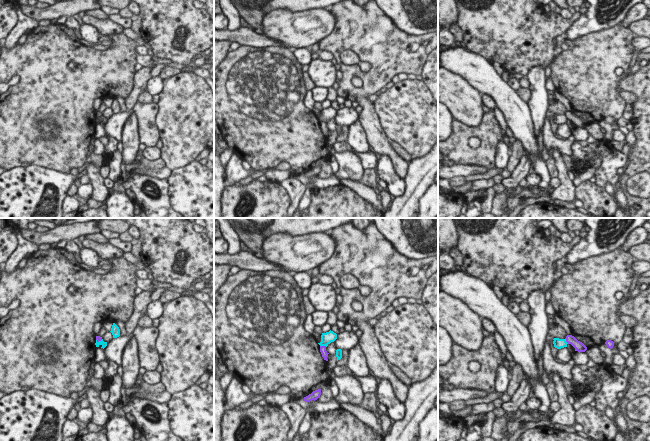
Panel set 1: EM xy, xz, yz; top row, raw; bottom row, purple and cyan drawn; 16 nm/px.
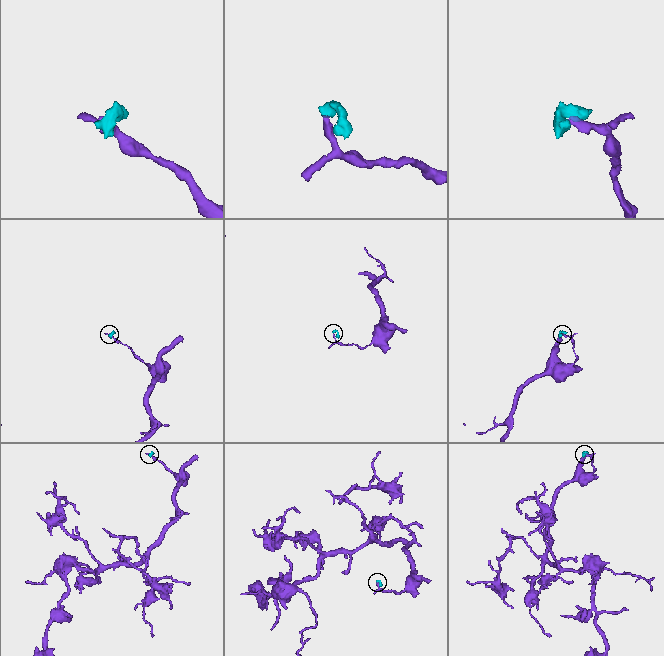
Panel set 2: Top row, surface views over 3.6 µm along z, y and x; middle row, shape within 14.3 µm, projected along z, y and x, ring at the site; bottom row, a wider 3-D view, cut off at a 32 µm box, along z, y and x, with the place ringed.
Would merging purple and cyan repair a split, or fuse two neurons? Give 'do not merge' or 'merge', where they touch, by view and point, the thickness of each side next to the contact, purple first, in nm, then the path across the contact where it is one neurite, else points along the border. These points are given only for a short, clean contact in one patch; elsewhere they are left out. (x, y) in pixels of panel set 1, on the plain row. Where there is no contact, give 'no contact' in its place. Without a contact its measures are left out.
do not merge; meets purple in xz at (323, 122); 100 nm thick on the purple side, 190 nm on the other; border along xz (320, 121), (326, 122)

